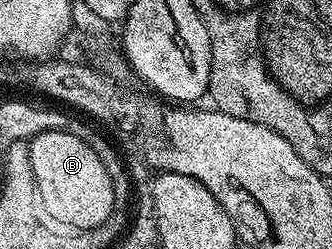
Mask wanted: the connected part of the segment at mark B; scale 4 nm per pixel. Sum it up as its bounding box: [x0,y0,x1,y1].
[29,131,115,229]

